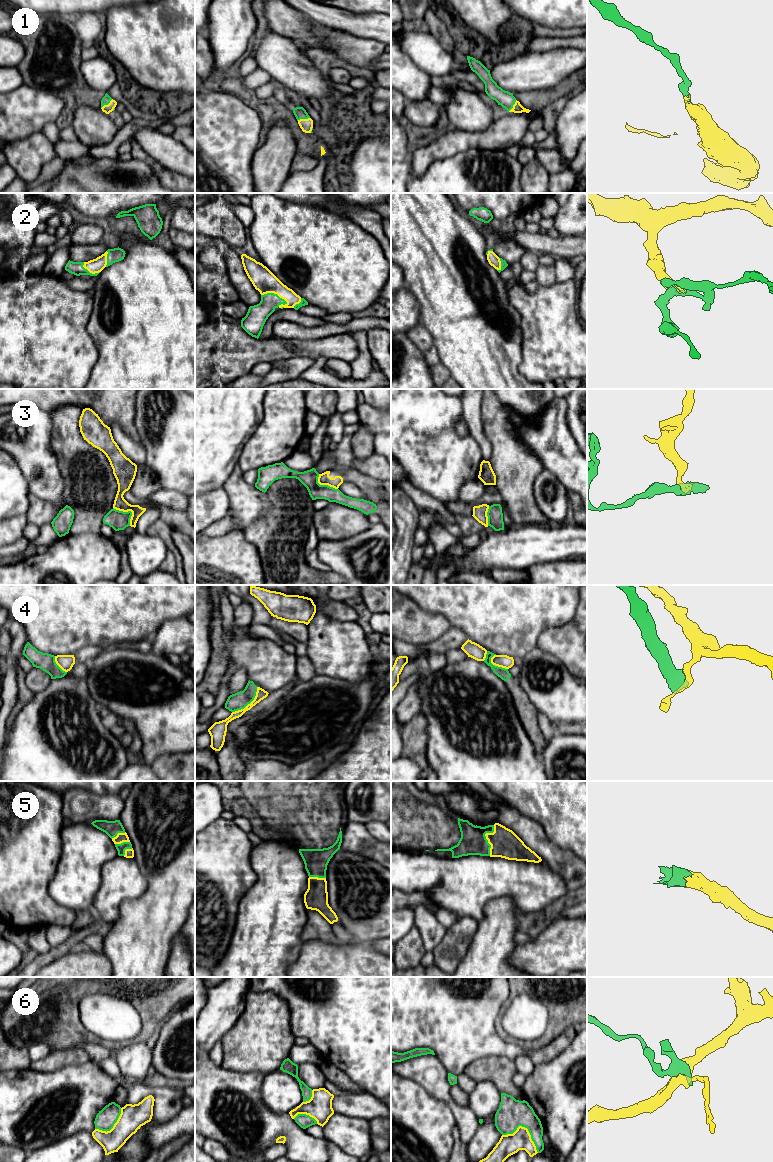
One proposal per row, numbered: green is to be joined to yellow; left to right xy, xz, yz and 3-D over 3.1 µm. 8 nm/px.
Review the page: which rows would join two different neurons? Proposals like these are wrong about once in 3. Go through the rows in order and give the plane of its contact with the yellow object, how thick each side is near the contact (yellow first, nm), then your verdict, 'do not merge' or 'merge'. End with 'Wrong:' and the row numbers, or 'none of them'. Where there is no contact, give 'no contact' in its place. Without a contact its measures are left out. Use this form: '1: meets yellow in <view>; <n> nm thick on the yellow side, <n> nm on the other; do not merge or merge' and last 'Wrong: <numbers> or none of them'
1: meets yellow in xy; 70 nm thick on the yellow side, 70 nm on the other; merge
2: meets yellow in xz; 180 nm thick on the yellow side, 160 nm on the other; merge
3: meets yellow in xy; 130 nm thick on the yellow side, 160 nm on the other; do not merge
4: meets yellow in xz; 80 nm thick on the yellow side, 140 nm on the other; do not merge
5: meets yellow in yz; 220 nm thick on the yellow side, 220 nm on the other; merge
6: meets yellow in yz; 170 nm thick on the yellow side, 240 nm on the other; do not merge
Wrong: 3, 4, 6

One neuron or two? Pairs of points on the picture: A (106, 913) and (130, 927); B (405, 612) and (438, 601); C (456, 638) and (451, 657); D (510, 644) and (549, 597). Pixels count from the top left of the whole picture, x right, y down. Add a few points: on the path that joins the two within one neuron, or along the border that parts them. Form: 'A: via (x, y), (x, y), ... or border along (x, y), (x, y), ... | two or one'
A: border along (129, 899), (121, 903), (119, 916), (108, 925) | two
B: border along (405, 595), (425, 611), (438, 612), (442, 615) | two
C: border along (460, 648), (452, 648), (444, 652) | two
D: via (514, 632), (537, 609) | one

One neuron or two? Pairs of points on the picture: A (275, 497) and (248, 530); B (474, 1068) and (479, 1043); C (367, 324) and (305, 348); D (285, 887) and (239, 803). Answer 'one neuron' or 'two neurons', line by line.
A: one neuron
B: two neurons
C: two neurons
D: two neurons

